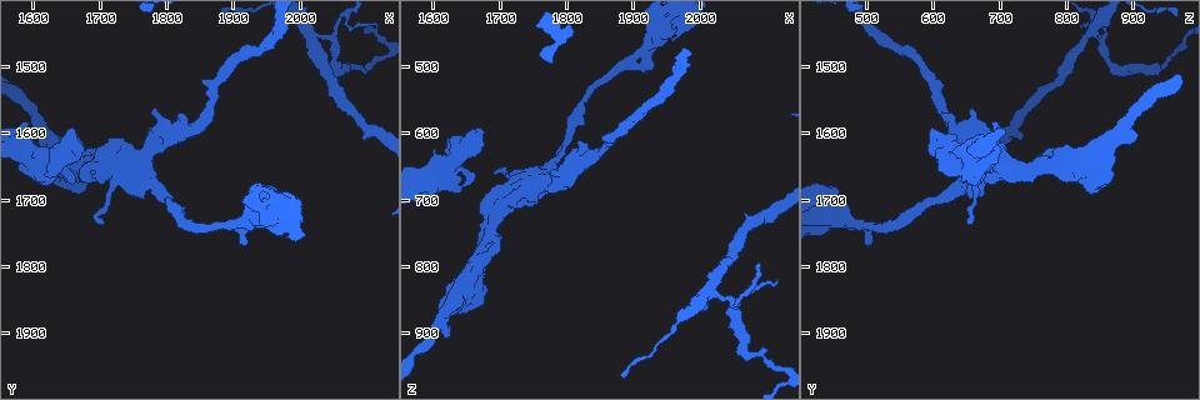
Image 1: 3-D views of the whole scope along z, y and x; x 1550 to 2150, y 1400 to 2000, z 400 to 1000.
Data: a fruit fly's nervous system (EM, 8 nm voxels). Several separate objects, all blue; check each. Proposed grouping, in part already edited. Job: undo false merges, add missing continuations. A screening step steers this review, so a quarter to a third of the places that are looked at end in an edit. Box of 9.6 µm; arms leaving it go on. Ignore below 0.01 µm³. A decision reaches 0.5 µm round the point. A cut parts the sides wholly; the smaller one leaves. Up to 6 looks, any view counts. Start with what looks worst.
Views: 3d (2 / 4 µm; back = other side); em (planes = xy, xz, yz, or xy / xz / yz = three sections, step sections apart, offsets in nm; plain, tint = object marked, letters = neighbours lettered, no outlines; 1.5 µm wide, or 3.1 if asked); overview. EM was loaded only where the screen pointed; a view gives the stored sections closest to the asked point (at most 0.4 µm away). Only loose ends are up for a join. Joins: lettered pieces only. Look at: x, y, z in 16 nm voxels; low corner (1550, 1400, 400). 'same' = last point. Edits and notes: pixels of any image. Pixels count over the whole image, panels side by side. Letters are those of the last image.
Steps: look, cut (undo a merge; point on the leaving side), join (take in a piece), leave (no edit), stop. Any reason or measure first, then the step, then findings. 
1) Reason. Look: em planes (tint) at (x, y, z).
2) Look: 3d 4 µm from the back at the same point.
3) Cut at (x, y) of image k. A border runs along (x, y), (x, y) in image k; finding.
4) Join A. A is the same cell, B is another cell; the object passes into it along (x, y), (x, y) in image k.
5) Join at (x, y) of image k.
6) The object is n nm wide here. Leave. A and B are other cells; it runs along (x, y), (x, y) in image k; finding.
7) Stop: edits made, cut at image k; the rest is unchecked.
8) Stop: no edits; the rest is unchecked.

Free end. Look: em xz step 4 (tint) at (1585, 1585, 690).

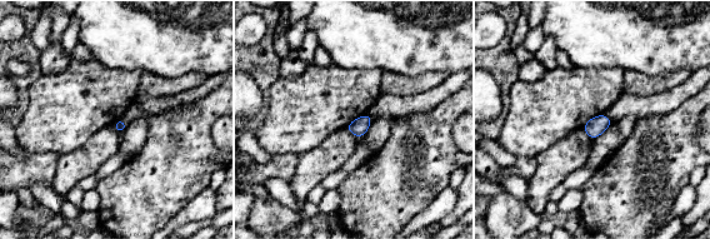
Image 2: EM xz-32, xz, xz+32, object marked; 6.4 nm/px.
Look: em planes (tint) at the same point.

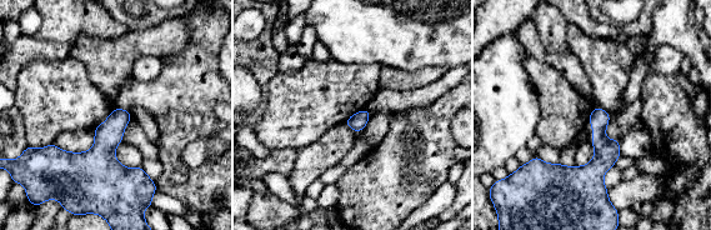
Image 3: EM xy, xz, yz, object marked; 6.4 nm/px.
See the neighbours. Look: em planes (letters) at the same point.

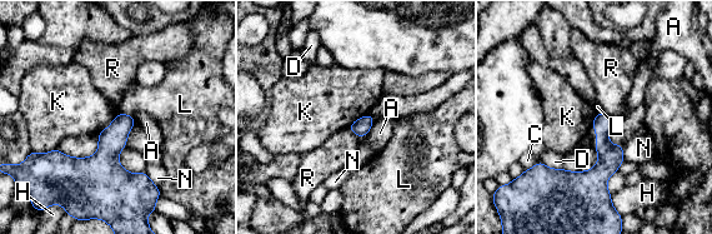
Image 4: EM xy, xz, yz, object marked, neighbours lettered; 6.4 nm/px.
Leave. A, C, D, H, K, L, N and R are other cells; it runs along (601, 115), (603, 169), (591, 195) in image 4; none of them fits.

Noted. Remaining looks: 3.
Sharp bend. Look: em planes (letters) at (2075, 1500, 930).

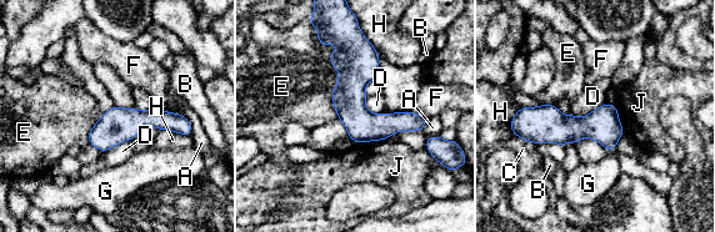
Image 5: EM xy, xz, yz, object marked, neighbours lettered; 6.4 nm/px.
Leave. A, B, C, D, E, F, G, H and J are other cells; it runs along (521, 126), (620, 131) in image 5; continuous, no second cell.

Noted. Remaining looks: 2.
Thick end. Look: em planes (plain) at (1675, 1635, 595).

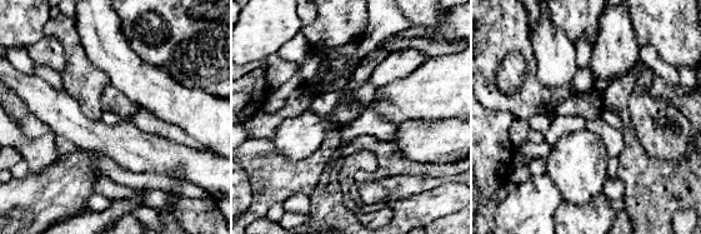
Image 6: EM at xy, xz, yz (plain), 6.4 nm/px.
What lies round it. Look: em planes (letters) at the same point.

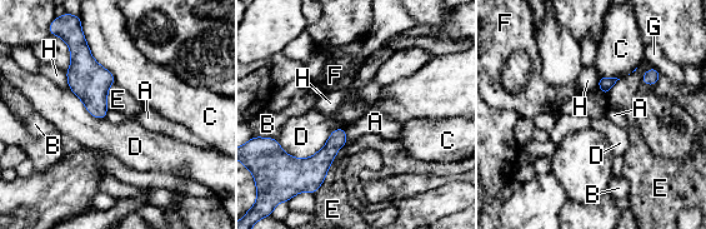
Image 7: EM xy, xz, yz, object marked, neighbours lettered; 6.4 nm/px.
Leave. A, B, C, D, E, F, G and H are other cells; a border runs along (345, 130), (348, 140) in image 7; none of them fits.

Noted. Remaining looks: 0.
Stop: no edits; the rest is unchecked.

